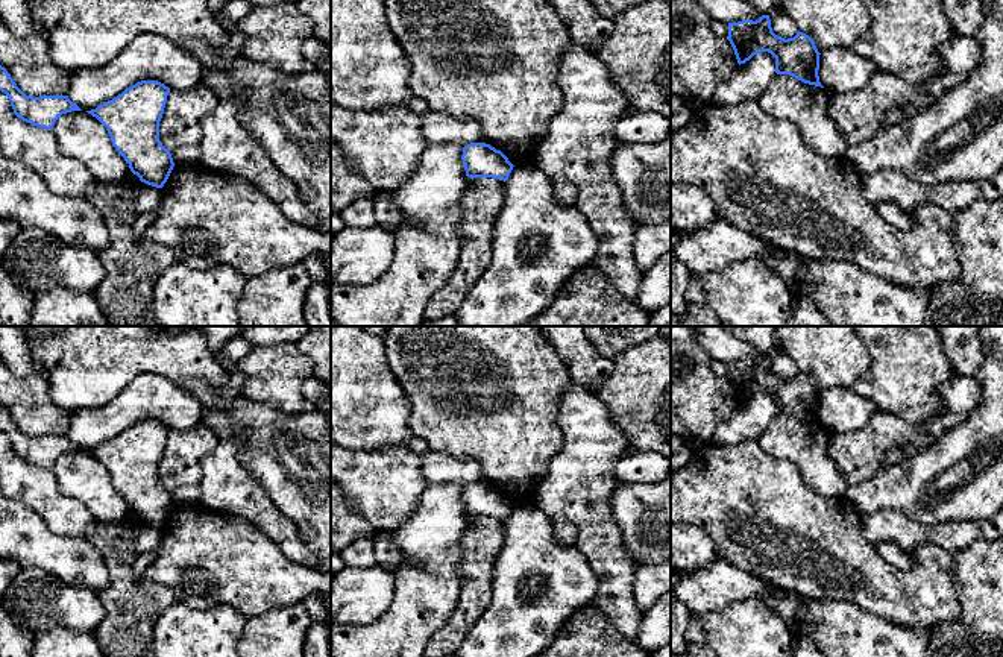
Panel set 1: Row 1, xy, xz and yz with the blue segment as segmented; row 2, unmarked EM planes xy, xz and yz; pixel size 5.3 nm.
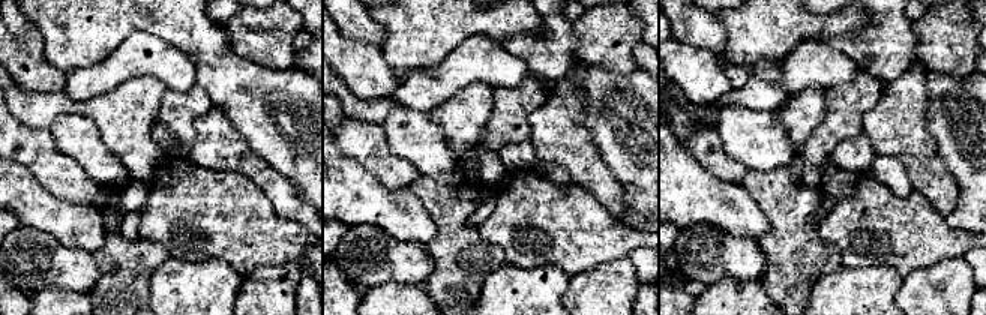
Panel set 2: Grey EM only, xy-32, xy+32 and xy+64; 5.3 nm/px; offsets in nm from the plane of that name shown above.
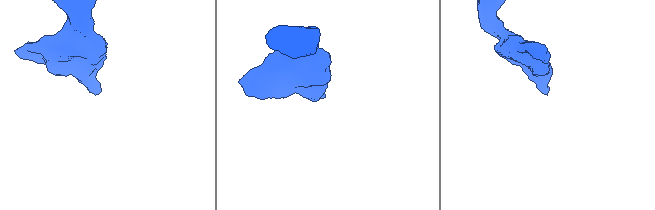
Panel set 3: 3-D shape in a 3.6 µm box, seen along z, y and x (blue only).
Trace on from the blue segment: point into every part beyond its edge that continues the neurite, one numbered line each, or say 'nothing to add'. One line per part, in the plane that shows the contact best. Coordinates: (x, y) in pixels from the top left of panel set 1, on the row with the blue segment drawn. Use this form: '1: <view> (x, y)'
nothing to add

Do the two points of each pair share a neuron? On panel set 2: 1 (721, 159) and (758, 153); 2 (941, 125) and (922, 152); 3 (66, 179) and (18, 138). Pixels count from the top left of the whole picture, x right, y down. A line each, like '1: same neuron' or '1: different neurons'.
1: different neurons
2: different neurons
3: same neuron

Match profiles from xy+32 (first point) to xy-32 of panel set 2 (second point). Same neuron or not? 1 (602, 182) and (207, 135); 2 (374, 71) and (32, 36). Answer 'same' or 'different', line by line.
1: same
2: same

